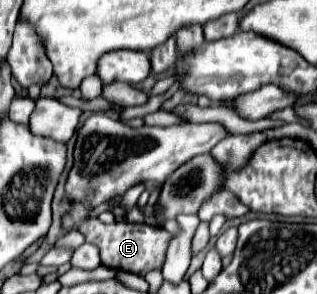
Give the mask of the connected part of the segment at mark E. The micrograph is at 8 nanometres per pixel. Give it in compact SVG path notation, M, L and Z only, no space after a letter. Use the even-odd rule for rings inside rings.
M89 219L79 227L79 231L85 235L85 239L99 247L101 251L101 263L105 267L113 267L117 271L127 271L135 275L145 275L151 269L159 269L165 261L165 251L169 245L171 235L163 227L153 227L147 223L111 223L103 225L99 219Z

